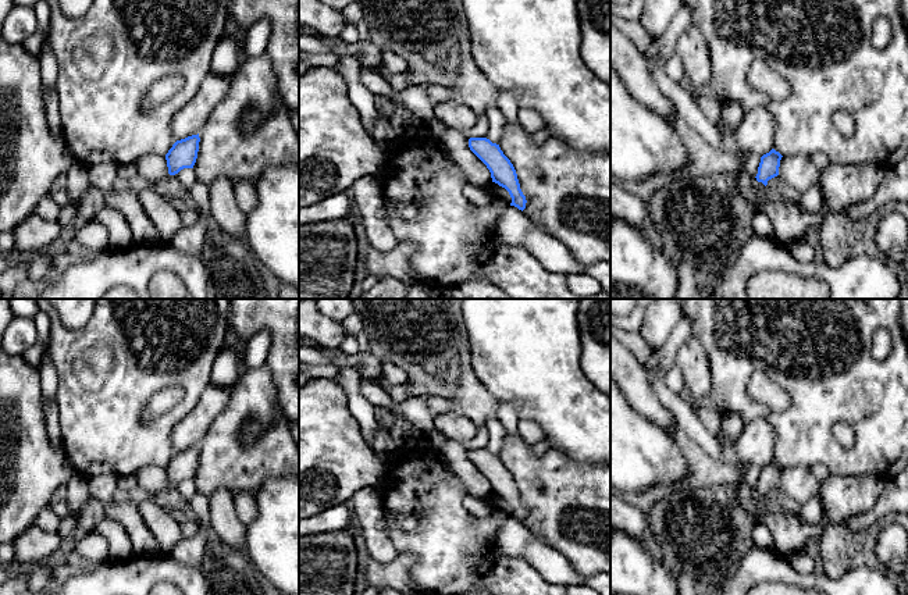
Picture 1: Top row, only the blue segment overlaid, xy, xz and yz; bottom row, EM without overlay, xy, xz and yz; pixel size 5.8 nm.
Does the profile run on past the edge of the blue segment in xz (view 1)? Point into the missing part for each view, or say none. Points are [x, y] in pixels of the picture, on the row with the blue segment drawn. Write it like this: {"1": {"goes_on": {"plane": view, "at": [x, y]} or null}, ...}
{"1": {"goes_on": null}}

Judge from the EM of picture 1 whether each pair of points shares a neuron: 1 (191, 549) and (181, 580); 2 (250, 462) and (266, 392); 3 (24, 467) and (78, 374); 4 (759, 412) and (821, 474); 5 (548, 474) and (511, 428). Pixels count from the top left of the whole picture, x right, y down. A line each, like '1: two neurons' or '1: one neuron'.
1: two neurons
2: one neuron
3: two neurons
4: two neurons
5: two neurons

